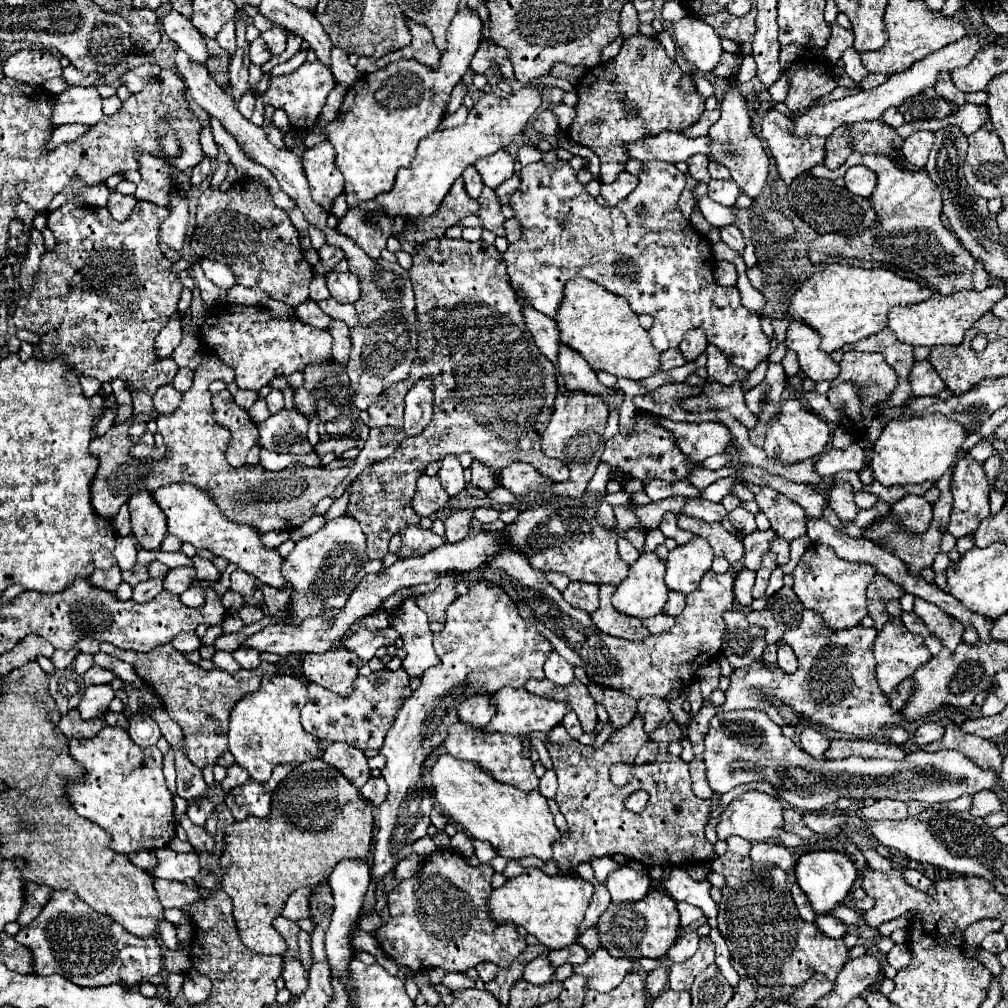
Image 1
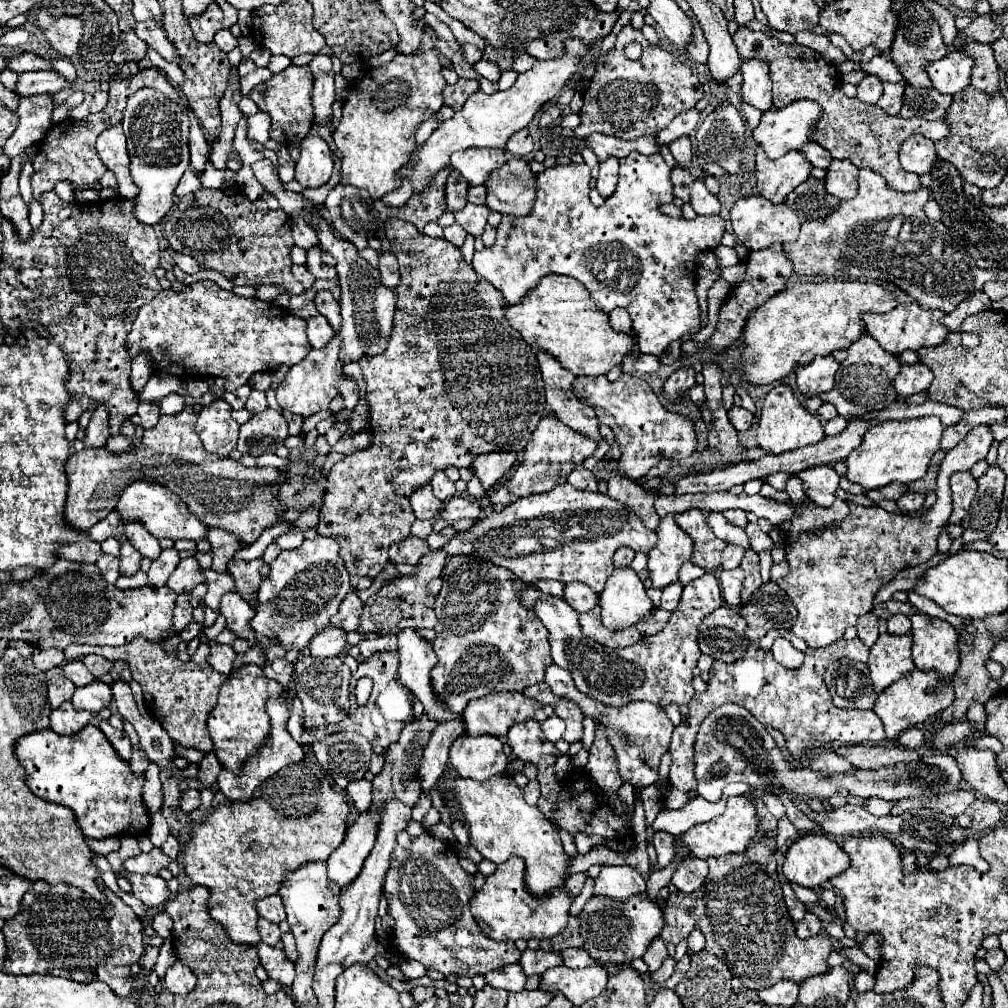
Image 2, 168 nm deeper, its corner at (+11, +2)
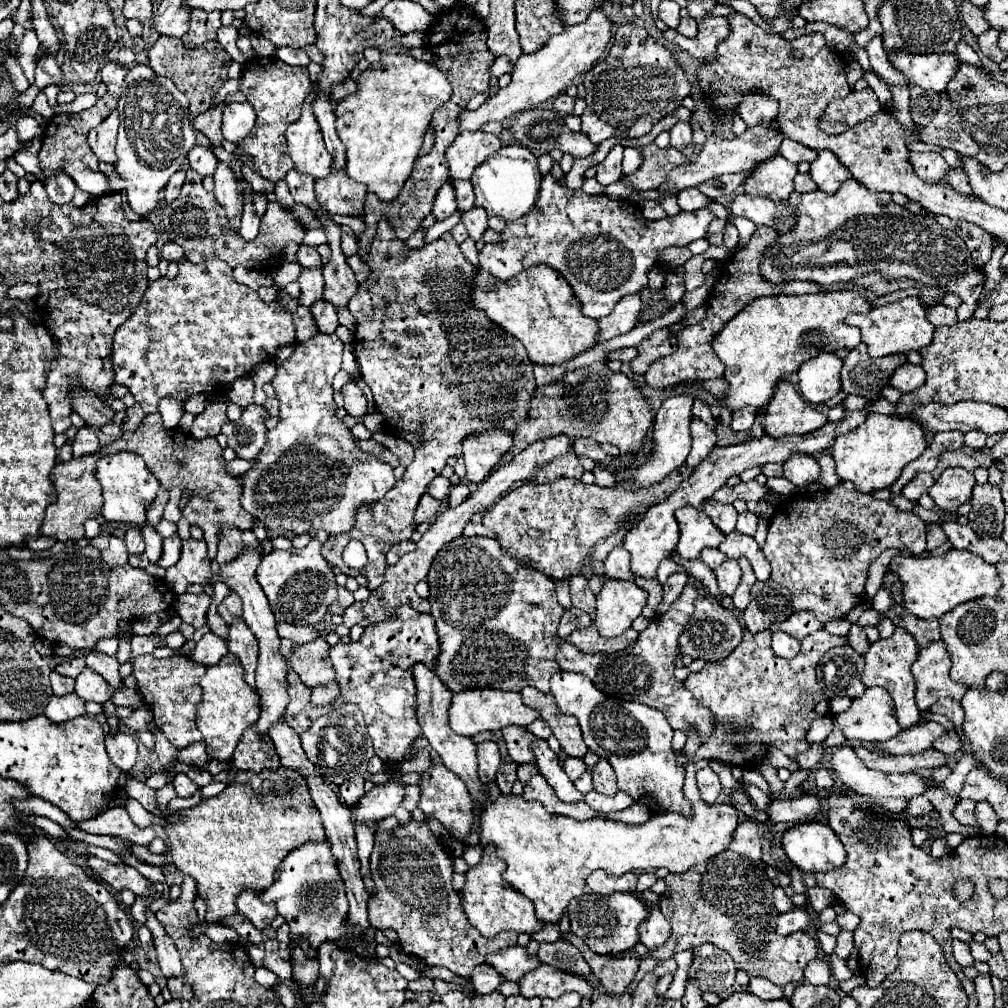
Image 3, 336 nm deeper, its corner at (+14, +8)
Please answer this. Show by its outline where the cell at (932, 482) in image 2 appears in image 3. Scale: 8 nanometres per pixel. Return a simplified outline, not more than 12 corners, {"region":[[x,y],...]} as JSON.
{"region":[[966,448],[948,450],[940,456],[936,470],[938,480],[948,466],[974,470],[988,468],[990,460],[978,450]]}

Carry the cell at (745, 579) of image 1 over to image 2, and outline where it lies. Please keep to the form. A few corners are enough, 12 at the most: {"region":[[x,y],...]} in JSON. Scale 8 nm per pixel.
{"region":[[721,570],[723,600],[741,604],[743,570]]}

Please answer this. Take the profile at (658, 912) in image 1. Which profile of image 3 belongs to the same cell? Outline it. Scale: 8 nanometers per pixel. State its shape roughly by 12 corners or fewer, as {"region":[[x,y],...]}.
{"region":[[630,892],[582,894],[570,928],[596,954],[640,942],[648,904]]}

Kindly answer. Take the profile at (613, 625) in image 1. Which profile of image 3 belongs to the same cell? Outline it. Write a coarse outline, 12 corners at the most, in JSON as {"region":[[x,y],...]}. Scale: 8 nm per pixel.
{"region":[[596,626],[574,630],[568,640],[584,652],[614,654],[636,640],[638,632],[604,638]]}

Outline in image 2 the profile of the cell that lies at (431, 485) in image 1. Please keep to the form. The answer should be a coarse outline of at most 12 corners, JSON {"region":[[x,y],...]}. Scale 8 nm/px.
{"region":[[429,484],[411,496],[419,520],[433,520],[443,502],[433,496]]}

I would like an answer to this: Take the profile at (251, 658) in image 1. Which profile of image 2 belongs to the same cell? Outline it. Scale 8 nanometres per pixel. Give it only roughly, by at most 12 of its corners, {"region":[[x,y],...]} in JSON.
{"region":[[211,646],[207,662],[221,674],[233,670],[235,650]]}

